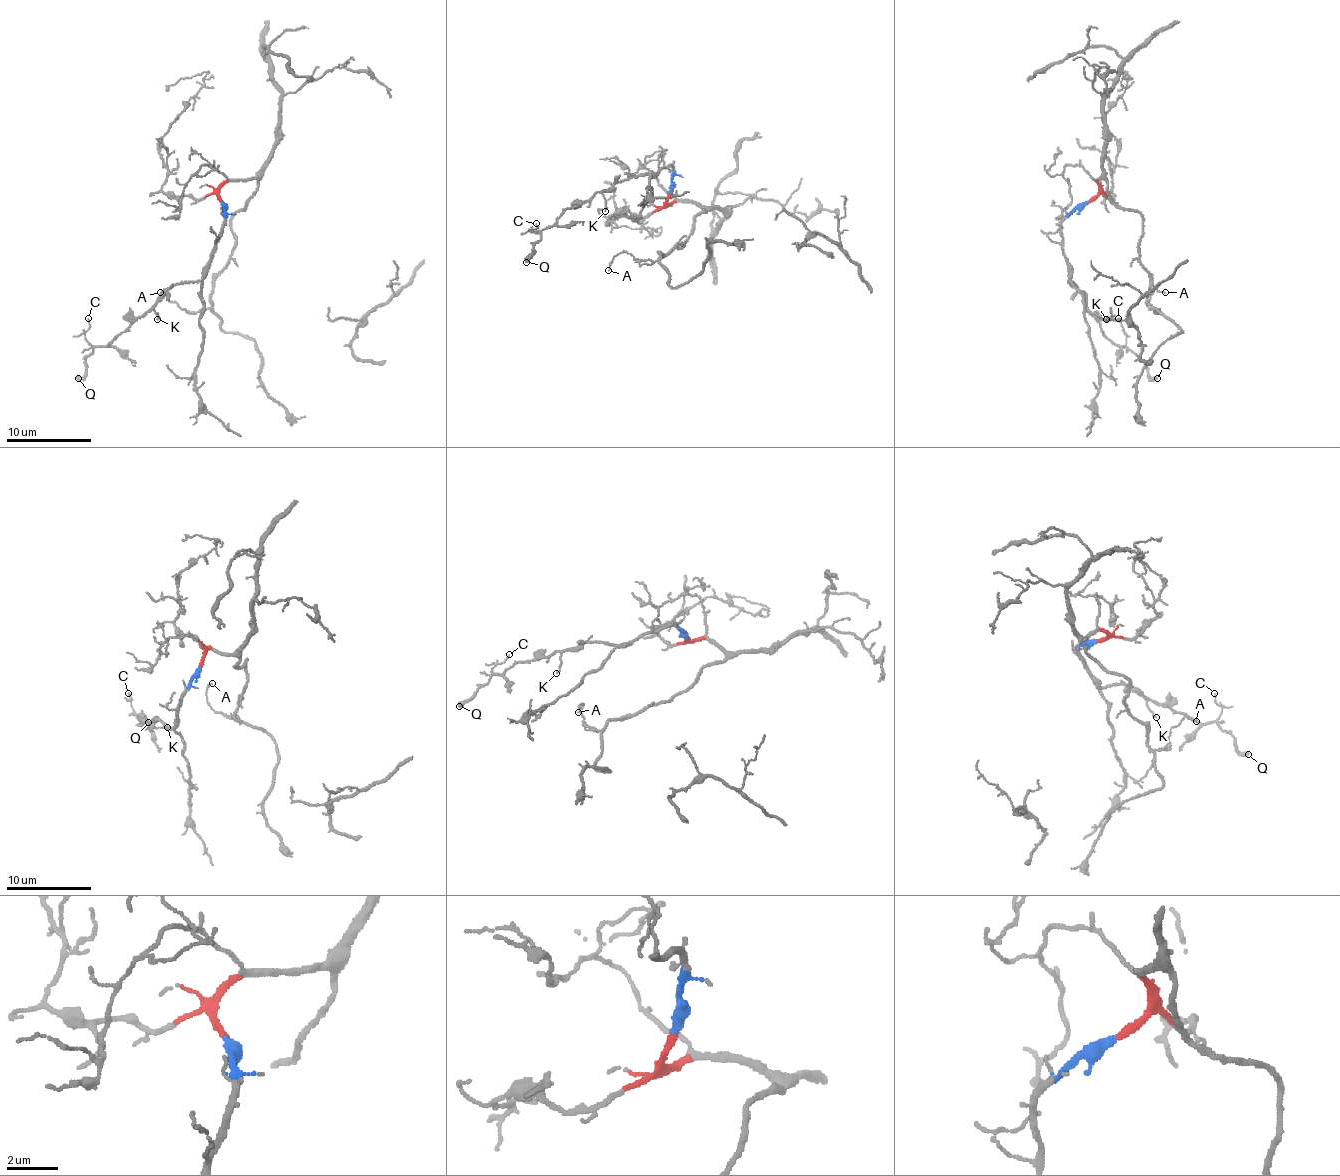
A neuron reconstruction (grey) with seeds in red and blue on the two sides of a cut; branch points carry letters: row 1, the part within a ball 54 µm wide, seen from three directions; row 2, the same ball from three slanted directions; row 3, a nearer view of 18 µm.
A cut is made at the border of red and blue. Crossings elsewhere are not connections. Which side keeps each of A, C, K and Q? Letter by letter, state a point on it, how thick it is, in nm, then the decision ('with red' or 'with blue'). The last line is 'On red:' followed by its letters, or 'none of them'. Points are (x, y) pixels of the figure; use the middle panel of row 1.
A: (608, 270) | 110 nm | with red
C: (536, 223) | 100 nm | with blue
K: (605, 211) | 110 nm | with blue
Q: (526, 262) | 400 nm | with blue
On red: A

